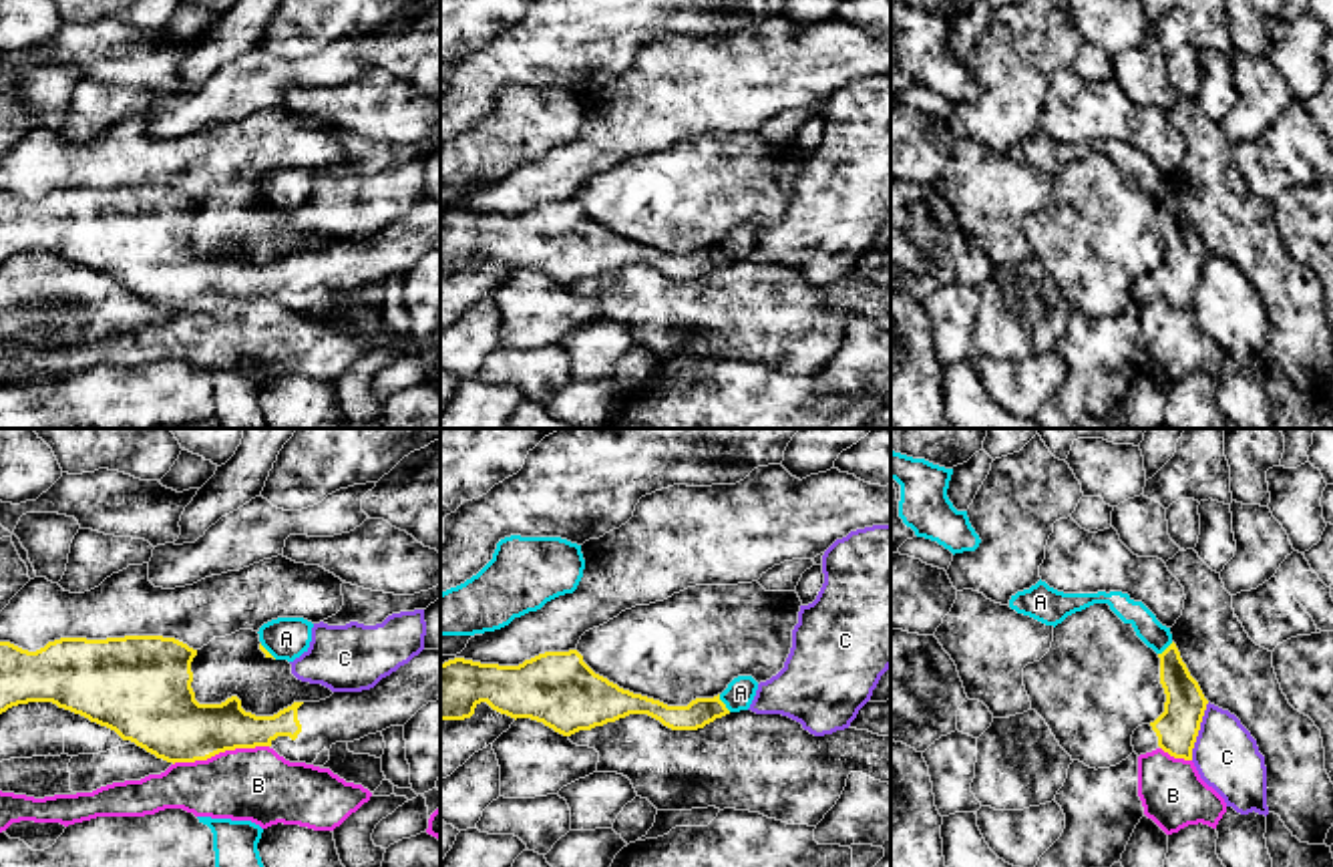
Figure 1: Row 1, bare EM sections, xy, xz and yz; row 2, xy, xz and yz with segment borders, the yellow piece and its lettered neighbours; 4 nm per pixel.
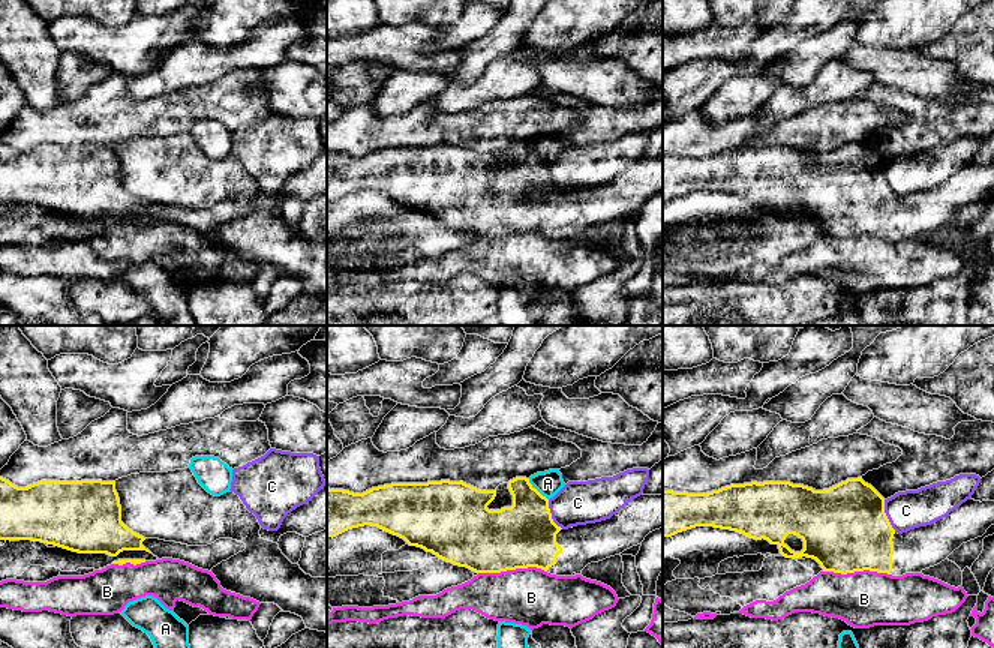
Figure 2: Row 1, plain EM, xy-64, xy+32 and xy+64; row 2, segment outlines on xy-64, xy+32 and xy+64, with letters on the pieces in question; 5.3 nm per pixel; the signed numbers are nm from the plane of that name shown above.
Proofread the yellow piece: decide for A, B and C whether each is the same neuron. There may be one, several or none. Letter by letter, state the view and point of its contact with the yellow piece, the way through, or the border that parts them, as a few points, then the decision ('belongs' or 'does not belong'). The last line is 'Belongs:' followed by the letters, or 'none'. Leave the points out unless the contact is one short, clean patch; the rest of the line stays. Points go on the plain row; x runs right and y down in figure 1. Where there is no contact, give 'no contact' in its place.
A: xz (722, 252) | along xz (718, 244), (730, 260) | does not belong
B: xy (220, 300) | does not belong
C: yz (1199, 278) | along yz (1209, 252), (1191, 308) | does not belong
Belongs: none

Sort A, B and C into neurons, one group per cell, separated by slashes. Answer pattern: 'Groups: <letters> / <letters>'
Groups: A / B / C

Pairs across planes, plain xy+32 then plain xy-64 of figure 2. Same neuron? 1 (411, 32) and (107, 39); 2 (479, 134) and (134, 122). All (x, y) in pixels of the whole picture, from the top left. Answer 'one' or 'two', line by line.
1: one
2: one

